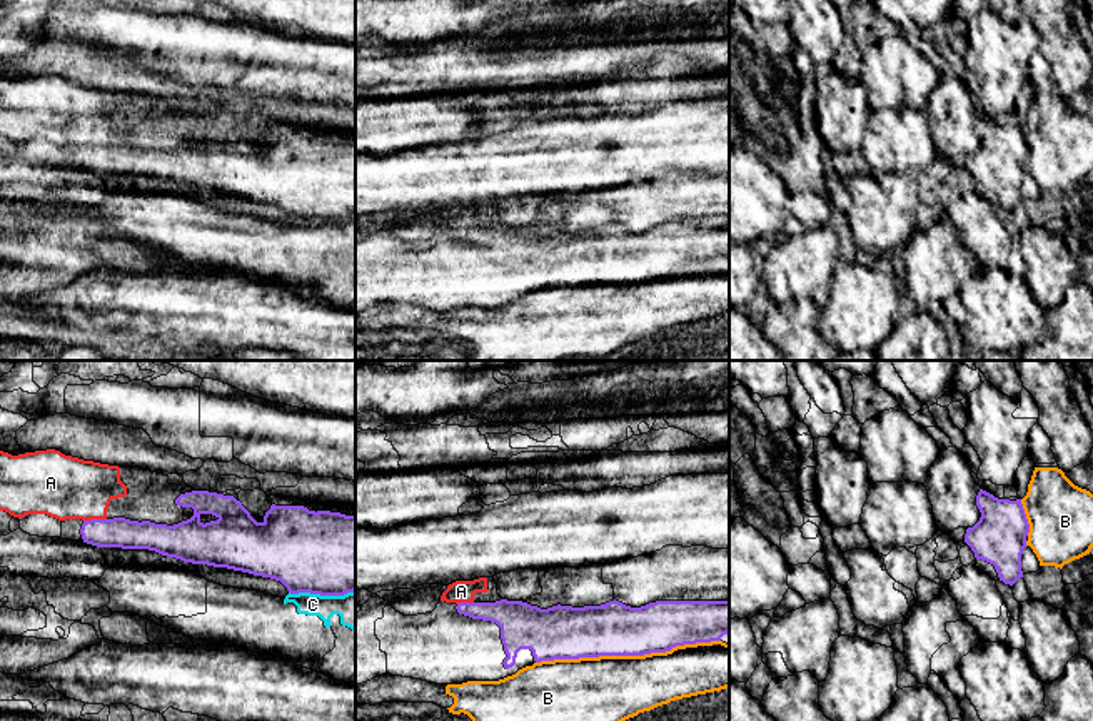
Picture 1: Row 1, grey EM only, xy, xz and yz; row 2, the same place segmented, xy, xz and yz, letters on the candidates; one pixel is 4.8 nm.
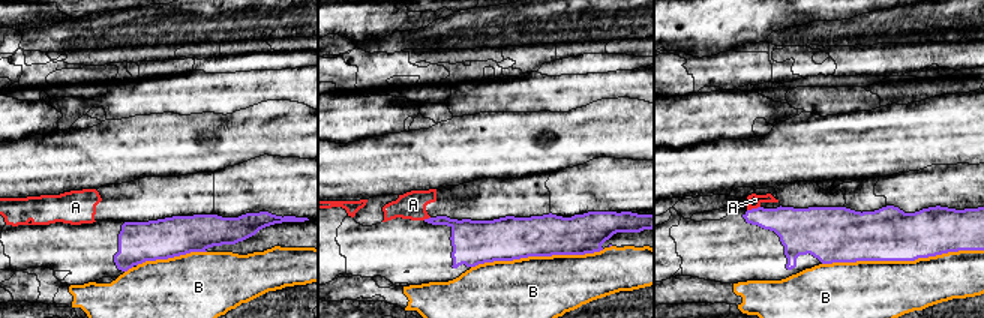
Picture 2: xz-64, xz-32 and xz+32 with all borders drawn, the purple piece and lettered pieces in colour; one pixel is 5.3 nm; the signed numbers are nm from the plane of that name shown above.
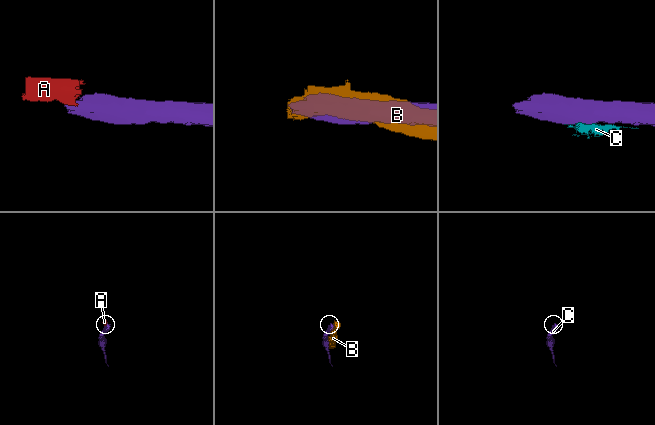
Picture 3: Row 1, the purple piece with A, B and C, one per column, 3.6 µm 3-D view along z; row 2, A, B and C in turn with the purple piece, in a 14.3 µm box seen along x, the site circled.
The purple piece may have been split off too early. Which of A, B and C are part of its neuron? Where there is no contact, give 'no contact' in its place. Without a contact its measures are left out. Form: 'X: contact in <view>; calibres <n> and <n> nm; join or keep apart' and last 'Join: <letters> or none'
A: contact in xy; calibres 140 and 300 nm; keep apart
B: contact in xz; calibres 260 and 360 nm; keep apart
C: contact in xy; calibres 400 and 160 nm; keep apart
Join: none

